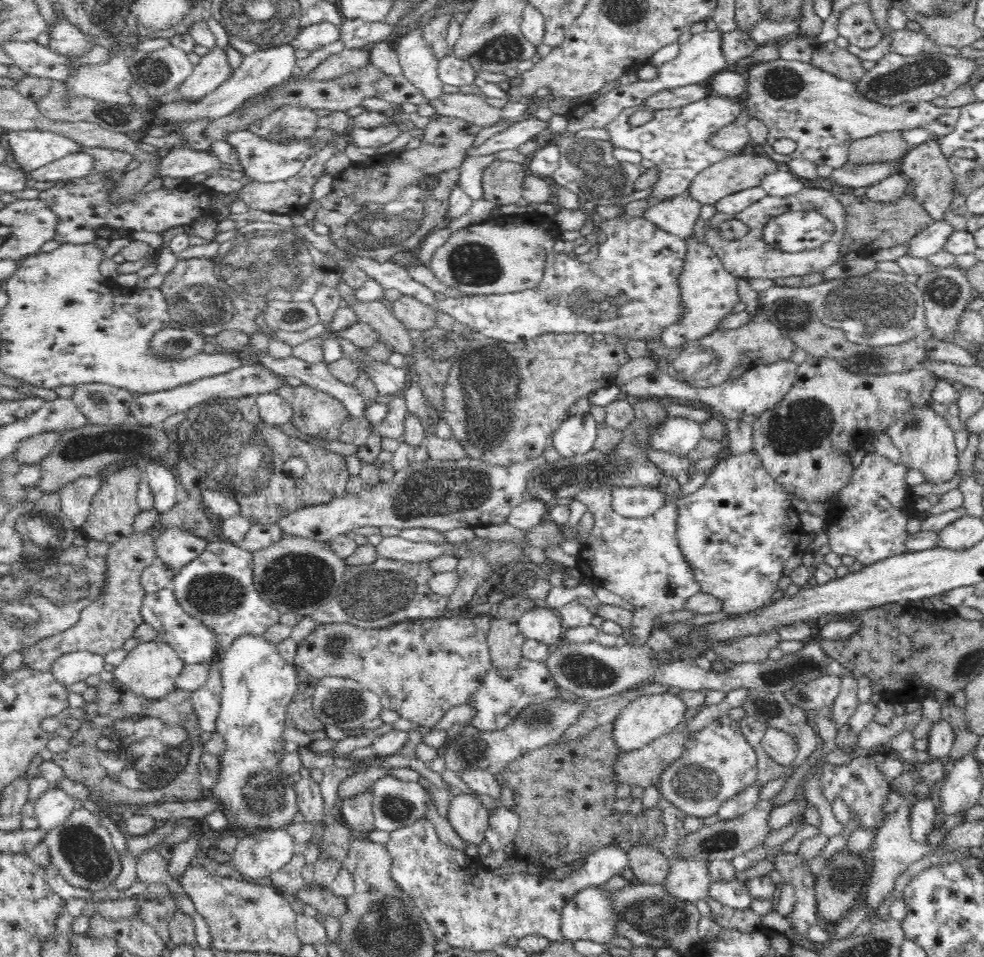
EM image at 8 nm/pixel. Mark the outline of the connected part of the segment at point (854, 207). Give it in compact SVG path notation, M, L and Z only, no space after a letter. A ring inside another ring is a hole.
M907 194L894 203L874 202L865 195L856 197L854 202L845 208L844 217L846 220L841 241L842 256L854 252L862 257L871 257L882 248L907 246L910 240L935 222L915 196L910 198ZM910 210L912 210L912 216L910 216Z

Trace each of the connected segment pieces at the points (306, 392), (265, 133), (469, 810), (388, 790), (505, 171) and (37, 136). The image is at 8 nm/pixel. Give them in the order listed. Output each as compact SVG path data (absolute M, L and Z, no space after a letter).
M302 383L295 387L284 385L277 390L277 393L292 404L292 409L294 409L292 424L314 441L318 438L328 440L322 434L322 428L339 430L339 424L349 418L345 406L337 398L306 384Z
M286 106L272 112L266 120L260 120L253 126L248 126L248 131L266 139L270 135L286 134L292 135L297 140L304 140L314 136L314 132L319 128L318 119L315 110L300 106Z
M464 793L455 796L449 807L447 818L456 834L464 842L480 846L484 842L485 832L490 824L490 811L480 799Z
M388 774L386 776L383 776L381 779L378 779L375 784L373 785L374 788L374 801L373 801L373 806L374 806L374 816L375 816L375 822L374 826L378 830L385 830L390 832L391 830L394 830L395 828L400 828L401 826L409 826L411 824L414 824L416 822L419 822L422 818L425 818L426 814L428 814L428 810L430 810L430 806L434 806L436 804L436 798L434 798L434 794L432 794L432 789L433 787L429 788L428 790L426 788L422 788L418 782L403 782L400 779L397 779L396 777Z
M494 160L484 170L482 199L500 207L524 202L523 185L527 175L523 164Z
M36 129L9 131L8 142L12 160L24 173L81 150L79 144L65 136Z

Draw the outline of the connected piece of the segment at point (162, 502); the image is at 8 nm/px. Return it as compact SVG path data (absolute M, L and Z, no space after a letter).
M152 460L147 461L143 474L152 491L155 509L163 513L174 507L178 498L181 497L174 473L170 472L166 466L162 466L162 462Z

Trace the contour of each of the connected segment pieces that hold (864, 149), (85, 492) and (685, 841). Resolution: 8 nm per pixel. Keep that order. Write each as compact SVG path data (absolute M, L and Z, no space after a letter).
M901 131L882 132L854 140L849 146L848 161L854 164L894 163L894 160L899 161L910 147Z
M80 477L57 490L61 511L71 523L81 528L87 521L92 497L99 489L101 480L96 477Z
M773 800L762 803L758 802L754 809L751 809L739 817L716 821L710 826L703 825L700 830L686 832L686 834L676 842L668 858L673 860L705 860L714 862L714 860L730 860L735 856L744 855L746 852L760 846L765 838L770 834L770 814L774 810Z

